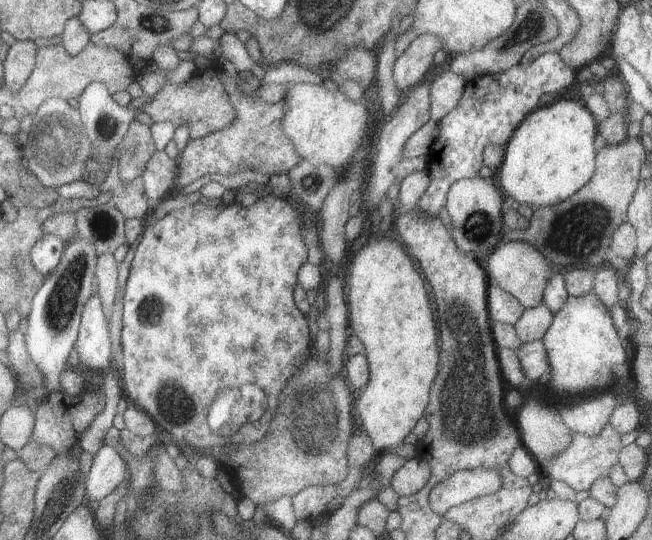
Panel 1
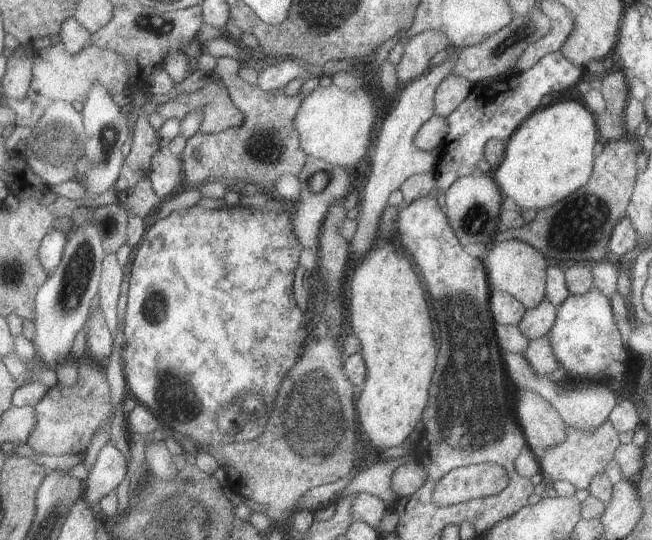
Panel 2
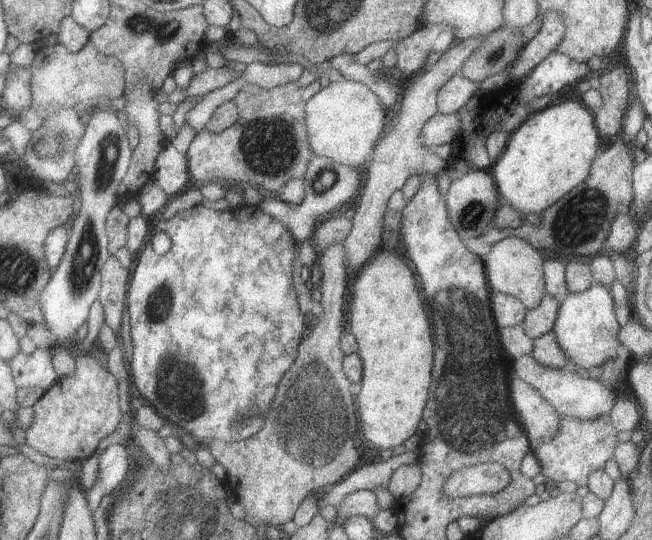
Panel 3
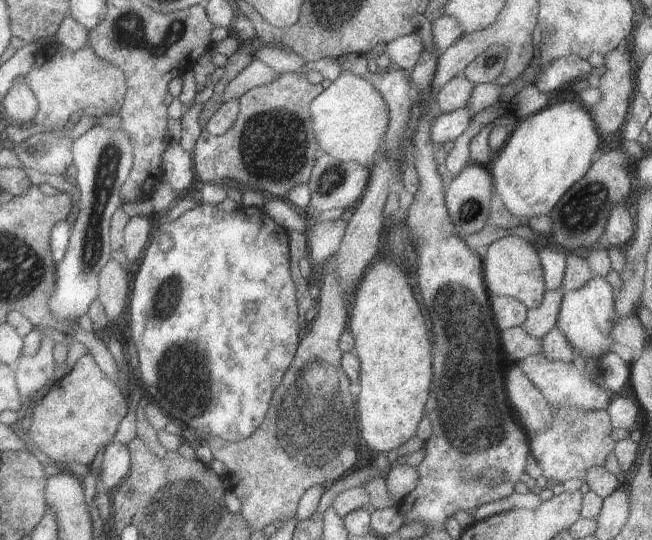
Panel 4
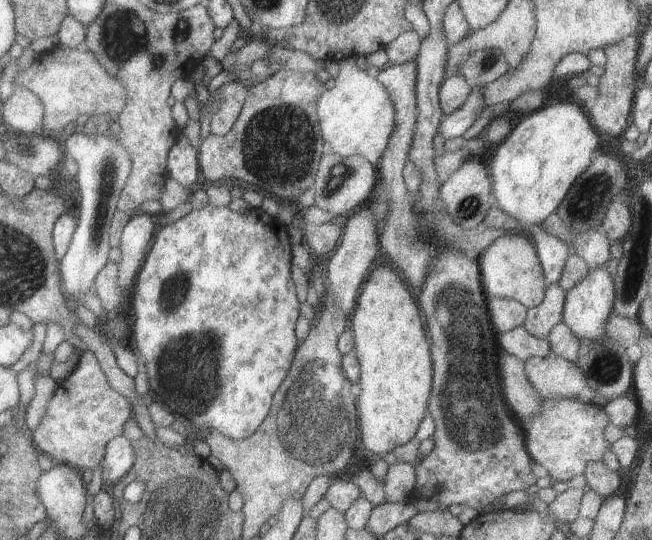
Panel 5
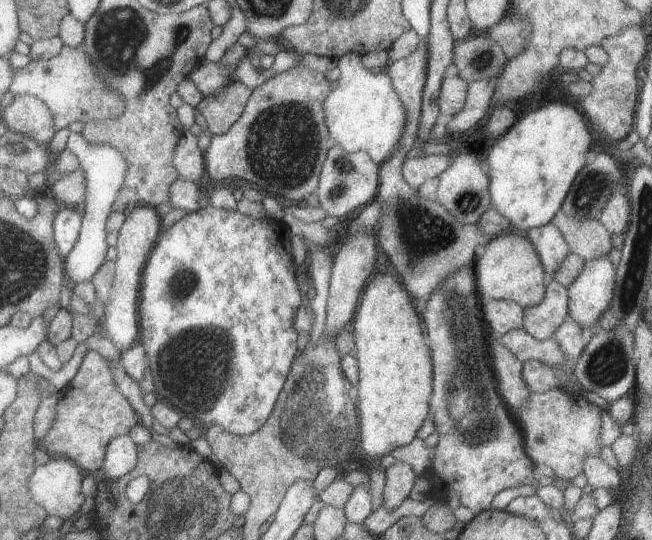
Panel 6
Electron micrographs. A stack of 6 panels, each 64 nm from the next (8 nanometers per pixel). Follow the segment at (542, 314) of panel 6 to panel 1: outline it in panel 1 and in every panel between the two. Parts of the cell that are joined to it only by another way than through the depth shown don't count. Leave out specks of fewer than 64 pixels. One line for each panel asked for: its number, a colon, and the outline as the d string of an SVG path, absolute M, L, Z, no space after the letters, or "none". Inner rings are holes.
1: M539 304L535 308L527 308L521 318L515 322L515 332L523 344L537 342L543 338L547 328L553 324L553 312L547 308L547 304Z
2: M543 298L537 308L525 310L525 316L517 326L529 342L537 340L537 338L543 338L553 328L555 318L557 318L557 310L559 308L555 304L551 304L547 298Z
3: M545 292L541 304L537 308L533 308L533 310L527 310L525 320L523 320L521 326L523 326L523 330L525 330L525 334L529 338L537 340L539 336L553 330L557 314L559 314L559 300Z
4: M545 290L543 302L535 310L527 310L527 320L523 322L525 332L537 340L547 336L551 328L557 326L561 302L563 302L561 290Z
5: M557 282L547 284L545 288L545 298L539 306L527 308L527 316L523 320L523 330L537 338L545 340L547 334L563 322L563 306L565 306L565 290L559 288Z

